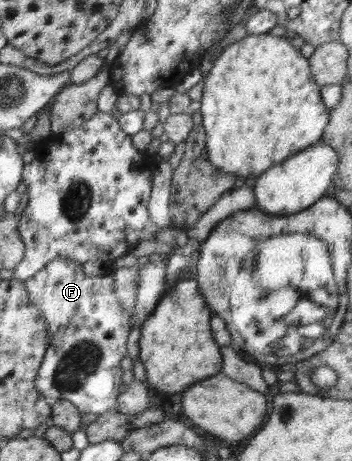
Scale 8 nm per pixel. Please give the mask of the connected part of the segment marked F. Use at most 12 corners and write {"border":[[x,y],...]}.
{"border":[[83,264],[25,282],[53,347],[41,395],[105,413],[132,318]]}

